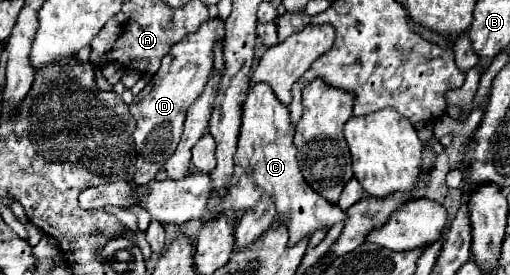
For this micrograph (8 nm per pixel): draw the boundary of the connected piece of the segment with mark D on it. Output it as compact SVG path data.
M210 19L200 27L200 31L186 35L168 55L164 55L162 65L154 79L134 97L130 105L130 113L136 119L136 131L134 131L134 143L137 152L136 173L134 183L146 185L154 179L154 175L164 167L164 163L172 157L176 151L176 145L182 135L184 117L190 107L200 95L202 89L212 73L212 43L220 39L224 41L224 21L222 19Z

